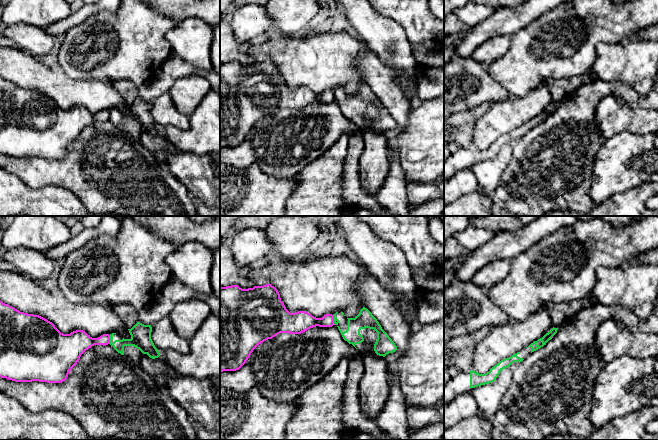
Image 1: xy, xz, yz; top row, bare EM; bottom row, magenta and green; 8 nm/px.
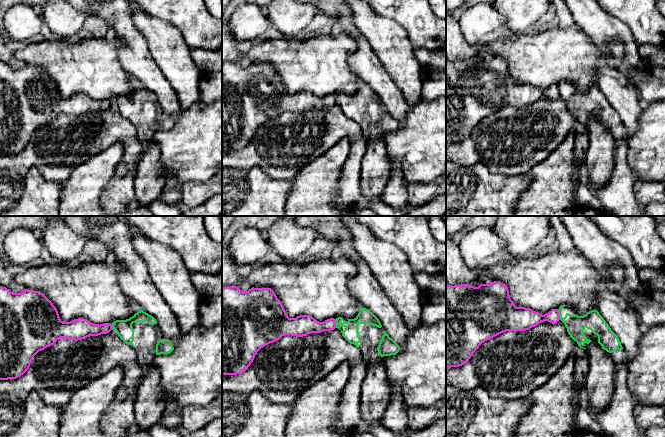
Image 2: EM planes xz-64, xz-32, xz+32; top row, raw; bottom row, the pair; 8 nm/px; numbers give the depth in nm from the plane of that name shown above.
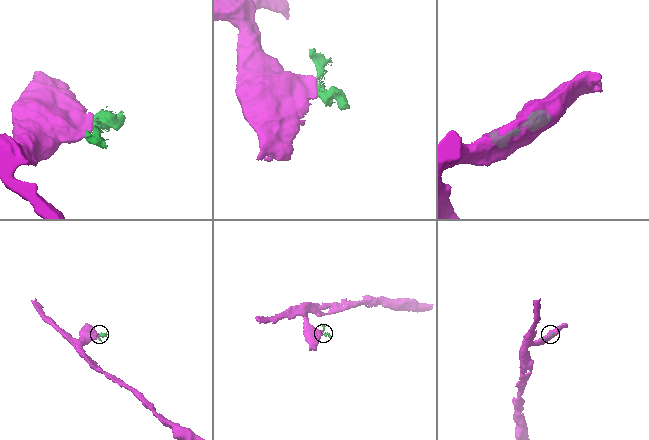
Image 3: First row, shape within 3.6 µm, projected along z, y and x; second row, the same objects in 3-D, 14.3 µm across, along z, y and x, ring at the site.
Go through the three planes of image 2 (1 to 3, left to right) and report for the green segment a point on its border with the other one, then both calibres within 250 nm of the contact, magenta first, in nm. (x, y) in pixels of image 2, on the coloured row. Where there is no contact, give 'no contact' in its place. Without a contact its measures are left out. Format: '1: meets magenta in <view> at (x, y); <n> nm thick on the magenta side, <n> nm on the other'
1: meets magenta in xz-64 at (111, 327); 170 nm thick on the magenta side, 140 nm on the other
2: meets magenta in xz-32 at (334, 323); 160 nm thick on the magenta side, 120 nm on the other
3: meets magenta in xz+32 at (558, 314); 150 nm thick on the magenta side, 150 nm on the other

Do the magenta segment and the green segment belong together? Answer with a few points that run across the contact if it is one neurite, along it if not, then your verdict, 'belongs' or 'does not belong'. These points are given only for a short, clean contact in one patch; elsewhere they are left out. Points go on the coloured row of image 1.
line xy (110, 335), (108, 343); does not belong

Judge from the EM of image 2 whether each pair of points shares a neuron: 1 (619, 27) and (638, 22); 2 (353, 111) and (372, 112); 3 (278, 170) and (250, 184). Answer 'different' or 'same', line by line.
1: different
2: same
3: different

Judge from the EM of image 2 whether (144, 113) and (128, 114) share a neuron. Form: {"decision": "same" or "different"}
{"decision": "same"}

